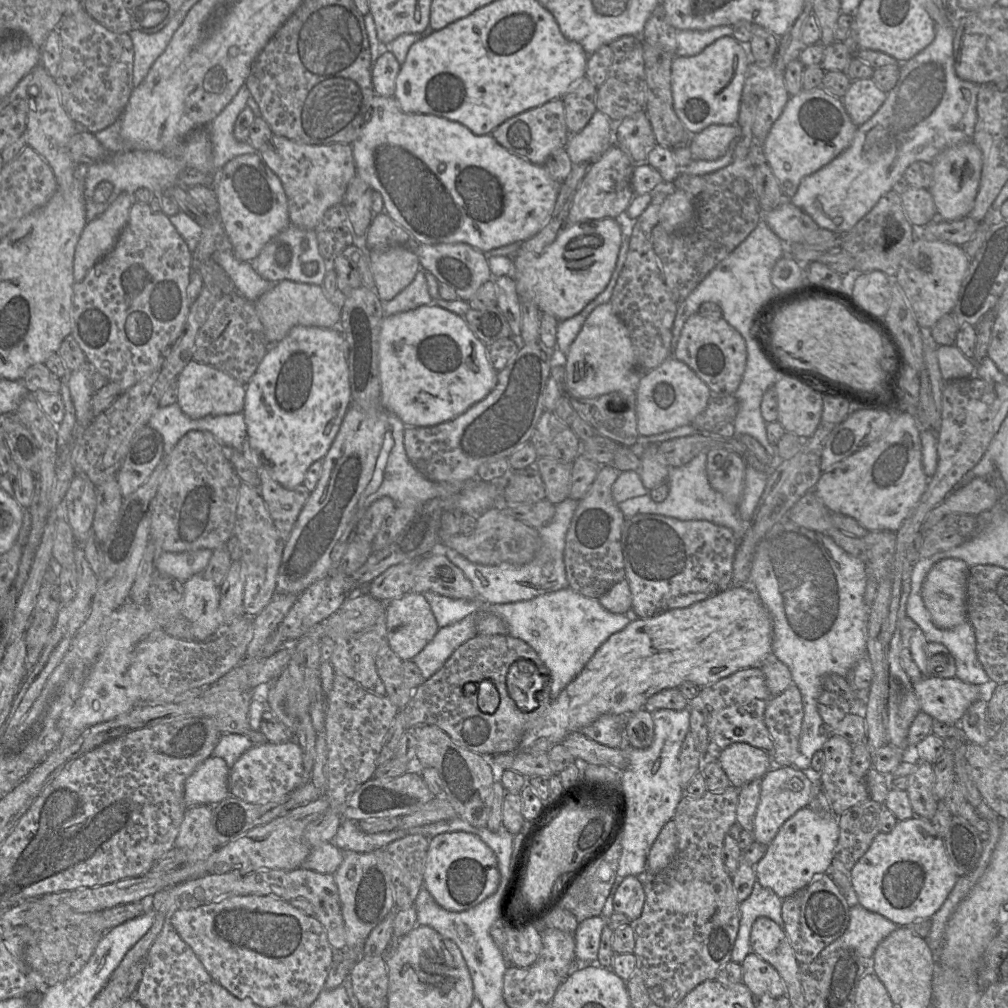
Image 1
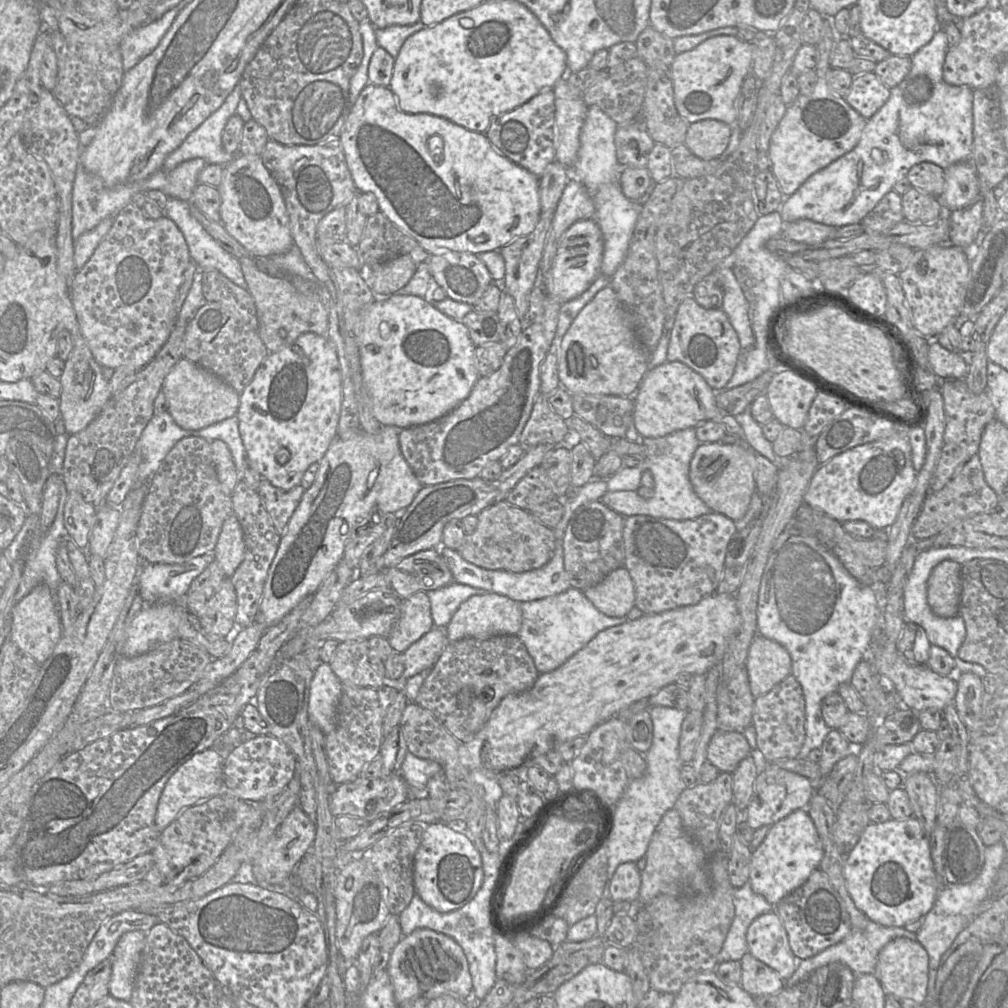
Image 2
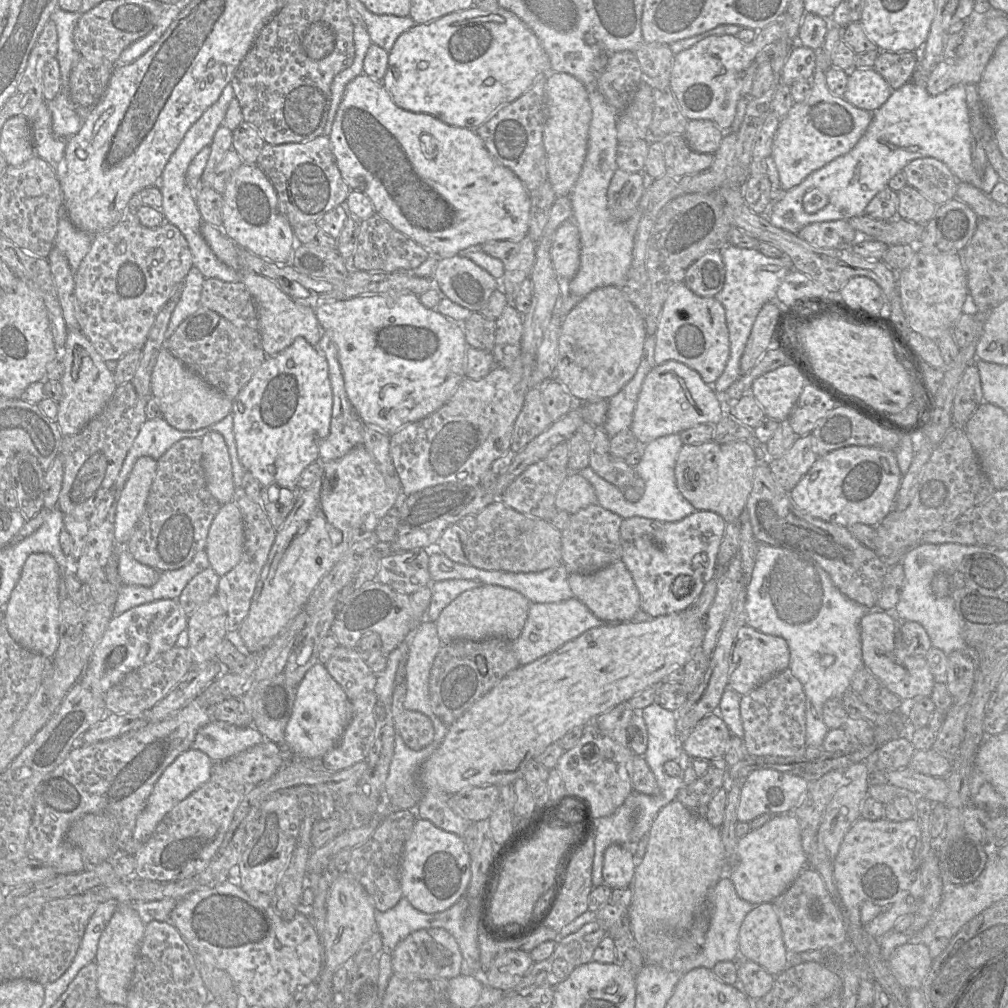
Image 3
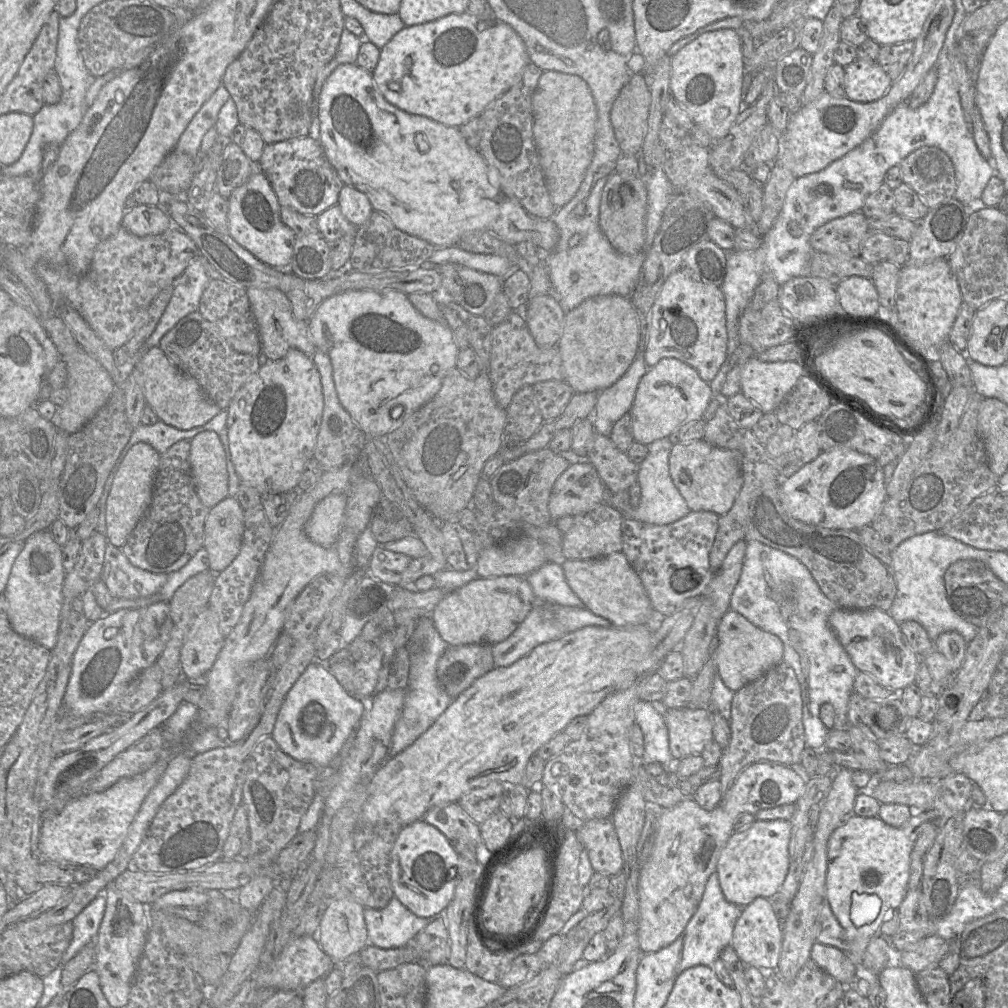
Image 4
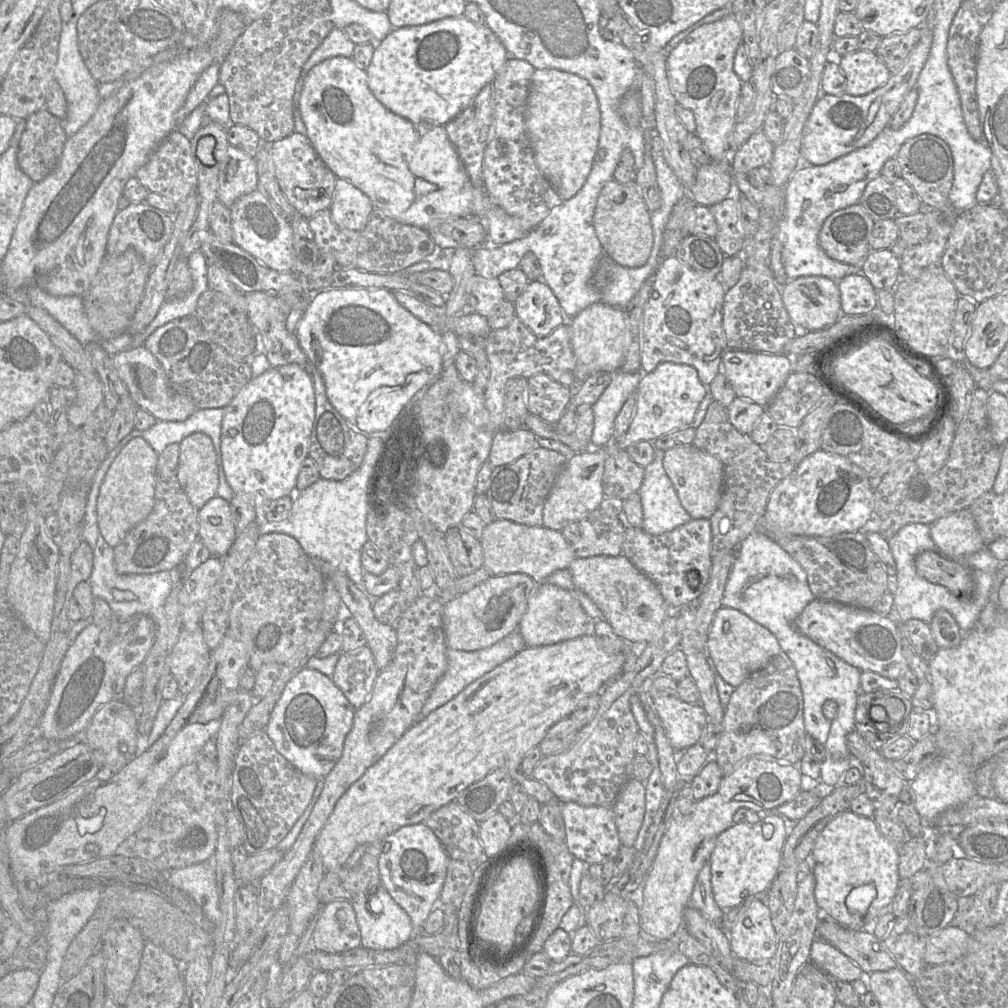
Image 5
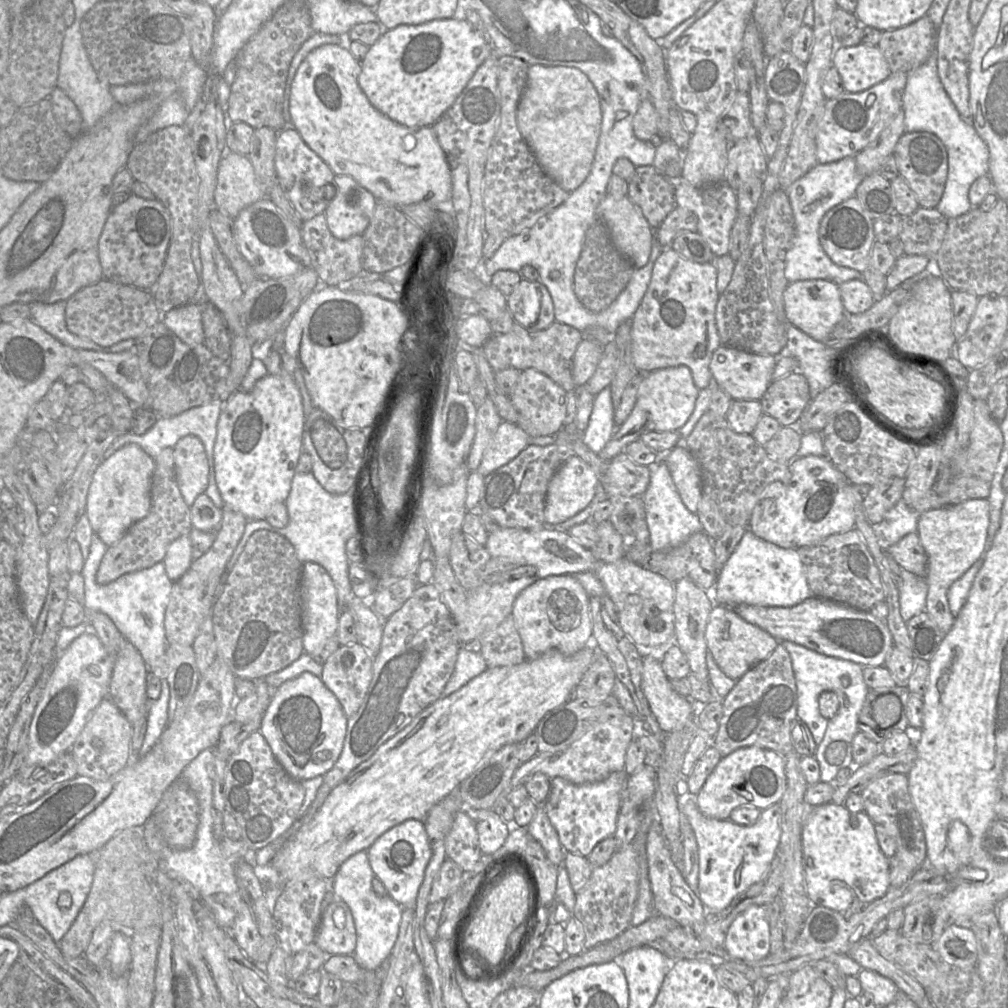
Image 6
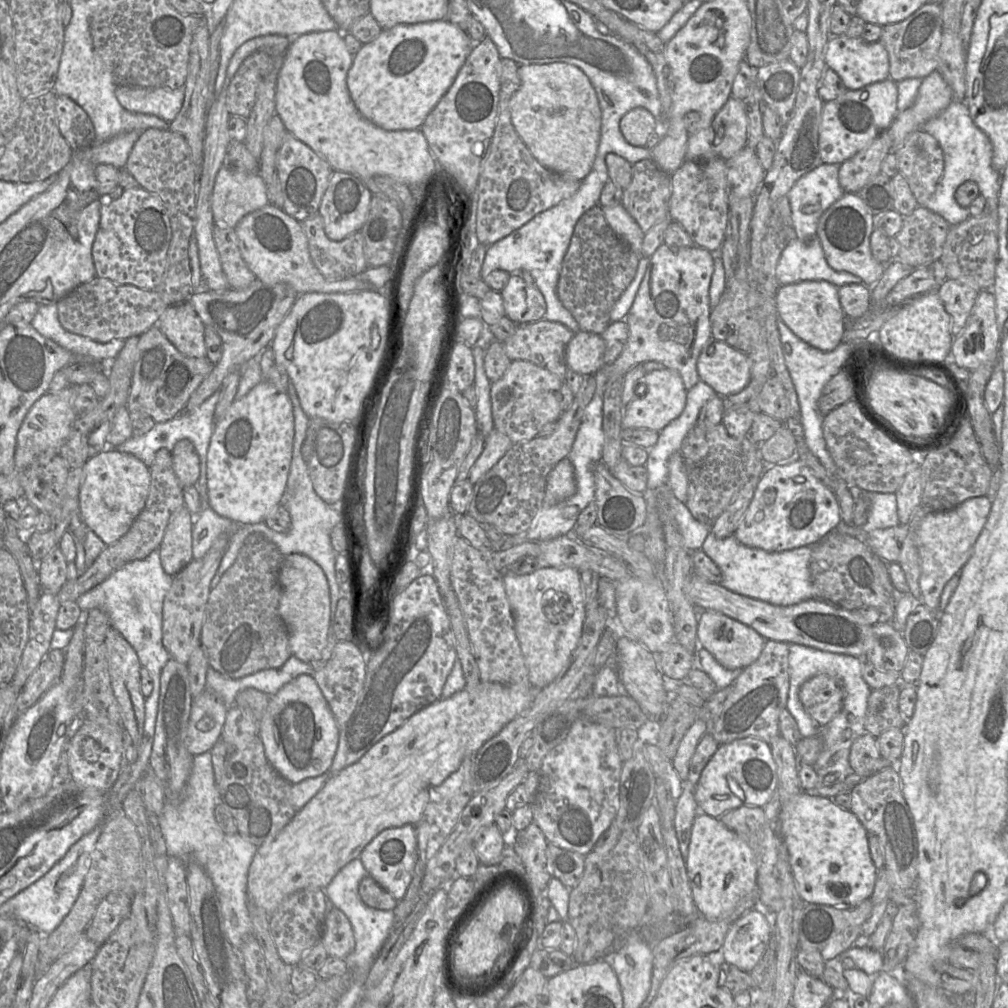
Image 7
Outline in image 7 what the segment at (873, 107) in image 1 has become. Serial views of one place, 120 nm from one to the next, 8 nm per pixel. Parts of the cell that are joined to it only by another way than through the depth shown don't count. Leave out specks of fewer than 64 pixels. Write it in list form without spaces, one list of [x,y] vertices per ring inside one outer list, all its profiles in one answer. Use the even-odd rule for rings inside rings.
[[[845,35],[832,36],[825,51],[825,62],[842,79],[847,90],[864,88],[889,78],[889,57],[880,42],[867,42],[862,38],[849,38]]]

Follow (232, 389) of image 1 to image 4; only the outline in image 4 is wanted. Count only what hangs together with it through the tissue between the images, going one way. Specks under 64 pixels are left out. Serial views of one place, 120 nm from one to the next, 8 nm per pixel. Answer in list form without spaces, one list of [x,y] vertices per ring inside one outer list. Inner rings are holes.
[[[159,346],[149,348],[142,354],[139,362],[144,377],[146,404],[165,424],[180,430],[190,430],[205,425],[221,412],[221,409],[208,399],[197,380],[173,365]]]

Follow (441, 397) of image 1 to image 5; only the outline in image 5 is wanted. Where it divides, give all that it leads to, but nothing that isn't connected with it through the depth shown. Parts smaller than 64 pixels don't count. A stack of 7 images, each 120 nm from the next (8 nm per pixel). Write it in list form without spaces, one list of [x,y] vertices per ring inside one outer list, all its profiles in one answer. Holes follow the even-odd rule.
[[[344,288],[314,294],[295,335],[320,372],[329,402],[354,429],[366,435],[387,436],[403,414],[408,413],[410,403],[442,372],[441,332],[410,313],[386,288]]]

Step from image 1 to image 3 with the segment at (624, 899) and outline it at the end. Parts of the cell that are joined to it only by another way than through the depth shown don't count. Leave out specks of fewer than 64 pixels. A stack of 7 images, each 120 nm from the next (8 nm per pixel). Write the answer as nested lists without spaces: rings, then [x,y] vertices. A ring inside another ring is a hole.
[[[611,844],[604,852],[602,875],[604,883],[612,890],[627,888],[635,874],[634,856],[619,844]]]

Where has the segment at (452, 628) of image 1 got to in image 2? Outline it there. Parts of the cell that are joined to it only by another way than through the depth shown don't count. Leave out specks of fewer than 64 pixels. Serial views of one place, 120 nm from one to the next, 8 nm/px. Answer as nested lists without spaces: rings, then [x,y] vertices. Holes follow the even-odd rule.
[[[445,628],[431,629],[403,653],[405,670],[402,676],[397,679],[383,678],[384,686],[404,692],[407,679],[424,670],[431,671],[448,643]]]

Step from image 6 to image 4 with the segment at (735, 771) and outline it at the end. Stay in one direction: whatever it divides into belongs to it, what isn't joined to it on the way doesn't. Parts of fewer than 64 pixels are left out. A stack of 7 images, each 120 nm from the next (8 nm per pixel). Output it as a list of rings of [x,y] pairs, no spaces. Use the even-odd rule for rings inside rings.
[[[760,761],[748,765],[737,777],[734,785],[723,795],[719,805],[712,811],[704,810],[693,798],[685,798],[672,808],[663,809],[659,812],[659,817],[655,823],[655,841],[647,862],[640,869],[640,876],[638,882],[639,890],[639,925],[638,925],[638,940],[639,946],[643,954],[657,952],[670,944],[672,944],[685,930],[689,920],[695,913],[703,893],[705,891],[706,883],[710,875],[716,872],[717,863],[720,853],[731,834],[734,832],[734,821],[738,815],[742,813],[757,814],[760,810],[775,808],[784,804],[794,804],[803,794],[806,787],[806,782],[803,778],[789,765],[782,765],[773,761]]]

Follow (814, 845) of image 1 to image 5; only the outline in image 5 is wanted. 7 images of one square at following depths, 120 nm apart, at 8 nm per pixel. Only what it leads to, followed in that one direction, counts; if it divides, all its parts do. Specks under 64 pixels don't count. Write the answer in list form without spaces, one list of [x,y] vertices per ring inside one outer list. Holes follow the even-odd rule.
[[[768,812],[768,813],[762,813],[760,820],[754,824],[743,824],[743,823],[733,824],[728,829],[726,829],[725,831],[723,831],[718,835],[715,842],[715,846],[713,848],[713,851],[710,855],[708,862],[710,863],[711,883],[712,883],[714,900],[722,910],[727,911],[733,908],[738,908],[746,900],[755,898],[757,894],[767,893],[767,890],[769,889],[770,885],[775,880],[778,873],[780,872],[782,850],[789,833],[789,828],[790,828],[790,824],[784,819],[784,817],[780,816],[777,813]]]

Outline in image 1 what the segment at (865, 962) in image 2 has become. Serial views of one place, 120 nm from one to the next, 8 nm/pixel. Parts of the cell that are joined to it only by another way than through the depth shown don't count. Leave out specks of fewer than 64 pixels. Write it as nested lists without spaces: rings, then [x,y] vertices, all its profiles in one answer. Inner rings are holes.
[[[857,903],[850,907],[846,931],[826,946],[817,958],[828,958],[840,949],[852,949],[864,958],[872,958],[877,946],[898,927],[896,923]]]

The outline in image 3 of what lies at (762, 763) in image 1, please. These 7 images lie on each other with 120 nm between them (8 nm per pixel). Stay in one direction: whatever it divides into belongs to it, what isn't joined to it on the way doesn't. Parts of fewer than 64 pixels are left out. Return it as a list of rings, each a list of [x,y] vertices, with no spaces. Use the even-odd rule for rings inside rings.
[[[713,712],[697,723],[681,746],[693,759],[712,760],[724,756],[731,736],[721,716]]]

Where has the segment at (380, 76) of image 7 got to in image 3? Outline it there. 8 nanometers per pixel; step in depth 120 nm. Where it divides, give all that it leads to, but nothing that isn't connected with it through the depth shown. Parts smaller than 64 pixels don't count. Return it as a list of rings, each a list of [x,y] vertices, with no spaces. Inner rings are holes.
[[[471,7],[464,11],[453,12],[424,24],[415,24],[403,32],[395,41],[388,56],[388,68],[382,84],[389,92],[394,103],[404,109],[416,113],[430,114],[442,122],[456,127],[476,130],[499,108],[513,102],[523,95],[533,84],[539,74],[550,73],[550,61],[533,32],[513,13],[498,7],[496,10],[482,11]]]

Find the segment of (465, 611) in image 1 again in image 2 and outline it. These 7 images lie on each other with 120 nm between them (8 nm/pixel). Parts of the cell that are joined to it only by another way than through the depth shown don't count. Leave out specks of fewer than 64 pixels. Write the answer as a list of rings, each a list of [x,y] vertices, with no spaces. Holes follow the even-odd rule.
[[[452,582],[426,592],[431,603],[431,614],[436,628],[446,628],[460,605],[474,595],[488,593],[484,589]]]

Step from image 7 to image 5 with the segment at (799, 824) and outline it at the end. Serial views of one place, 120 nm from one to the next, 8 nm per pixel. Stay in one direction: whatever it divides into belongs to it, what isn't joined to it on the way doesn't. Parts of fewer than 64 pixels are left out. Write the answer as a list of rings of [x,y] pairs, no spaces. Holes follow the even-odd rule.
[[[846,810],[818,835],[811,858],[814,895],[823,916],[851,930],[873,933],[879,917],[889,911],[899,887],[899,847],[881,833],[872,817]]]

